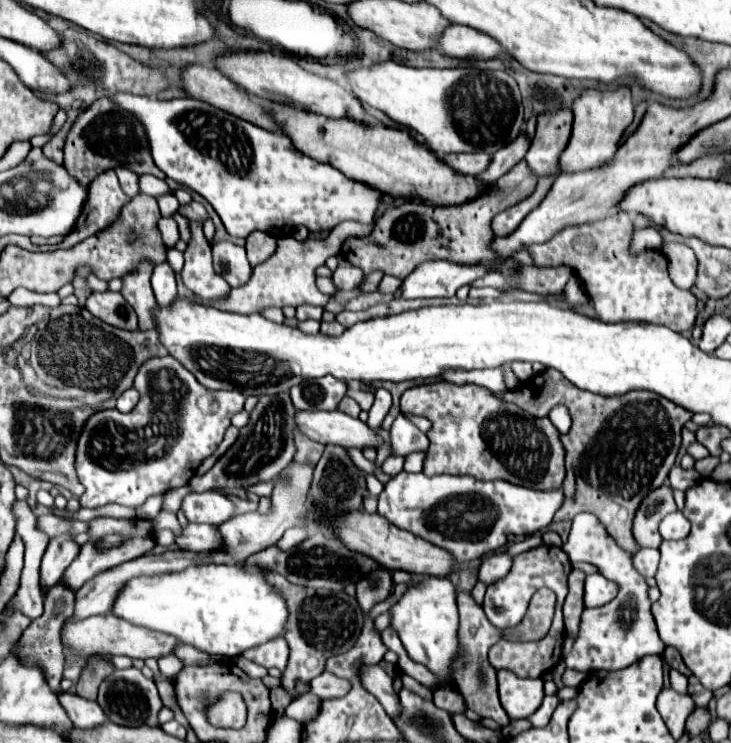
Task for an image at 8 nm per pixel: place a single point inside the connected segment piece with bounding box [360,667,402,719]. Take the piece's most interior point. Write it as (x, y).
(375, 679)

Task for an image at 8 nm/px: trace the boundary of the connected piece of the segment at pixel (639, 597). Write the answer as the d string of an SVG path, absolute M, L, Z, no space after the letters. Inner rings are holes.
M578 513L572 519L570 535L568 541L562 545L562 549L570 557L570 561L588 561L596 565L606 579L618 583L620 587L618 595L610 603L596 609L586 609L586 613L582 615L574 649L564 657L566 667L584 673L594 669L614 671L614 669L624 669L646 655L662 655L666 645L662 643L656 631L656 623L650 613L648 583L632 563L634 555L622 549L616 543L616 539L608 535L604 525L592 513Z

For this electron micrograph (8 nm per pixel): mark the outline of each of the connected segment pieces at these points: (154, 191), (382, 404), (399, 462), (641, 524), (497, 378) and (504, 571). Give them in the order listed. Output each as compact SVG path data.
M140 175L140 191L152 197L160 197L160 195L170 193L170 187L166 185L166 181L156 179L154 175Z
M378 389L378 391L376 391L376 401L374 401L374 405L372 405L372 409L370 409L370 417L368 417L368 425L370 425L371 429L376 431L380 428L382 419L386 417L390 405L392 405L390 393L388 393L386 389Z
M390 455L390 457L382 463L382 471L388 473L390 477L398 475L402 469L404 469L404 457L398 457L398 455Z
M664 483L658 489L652 489L644 497L640 507L636 509L632 523L632 535L638 547L660 547L662 537L658 533L658 525L672 511L676 511L676 503L672 487L668 483Z
M492 367L492 369L482 369L482 371L452 371L452 375L444 375L442 379L452 381L452 383L474 383L480 387L486 387L490 391L504 391L506 381L504 381L504 369L502 367Z
M496 551L486 561L482 561L480 581L490 585L490 583L502 579L504 575L508 575L510 567L512 567L512 555L508 555L506 551Z

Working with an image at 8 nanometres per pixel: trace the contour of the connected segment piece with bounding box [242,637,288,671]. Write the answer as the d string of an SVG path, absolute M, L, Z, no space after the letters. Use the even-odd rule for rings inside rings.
M280 637L272 643L264 643L264 645L252 649L252 651L244 651L242 657L248 661L254 661L266 669L278 667L280 671L284 671L286 663L288 663L288 645L286 645L284 637Z

